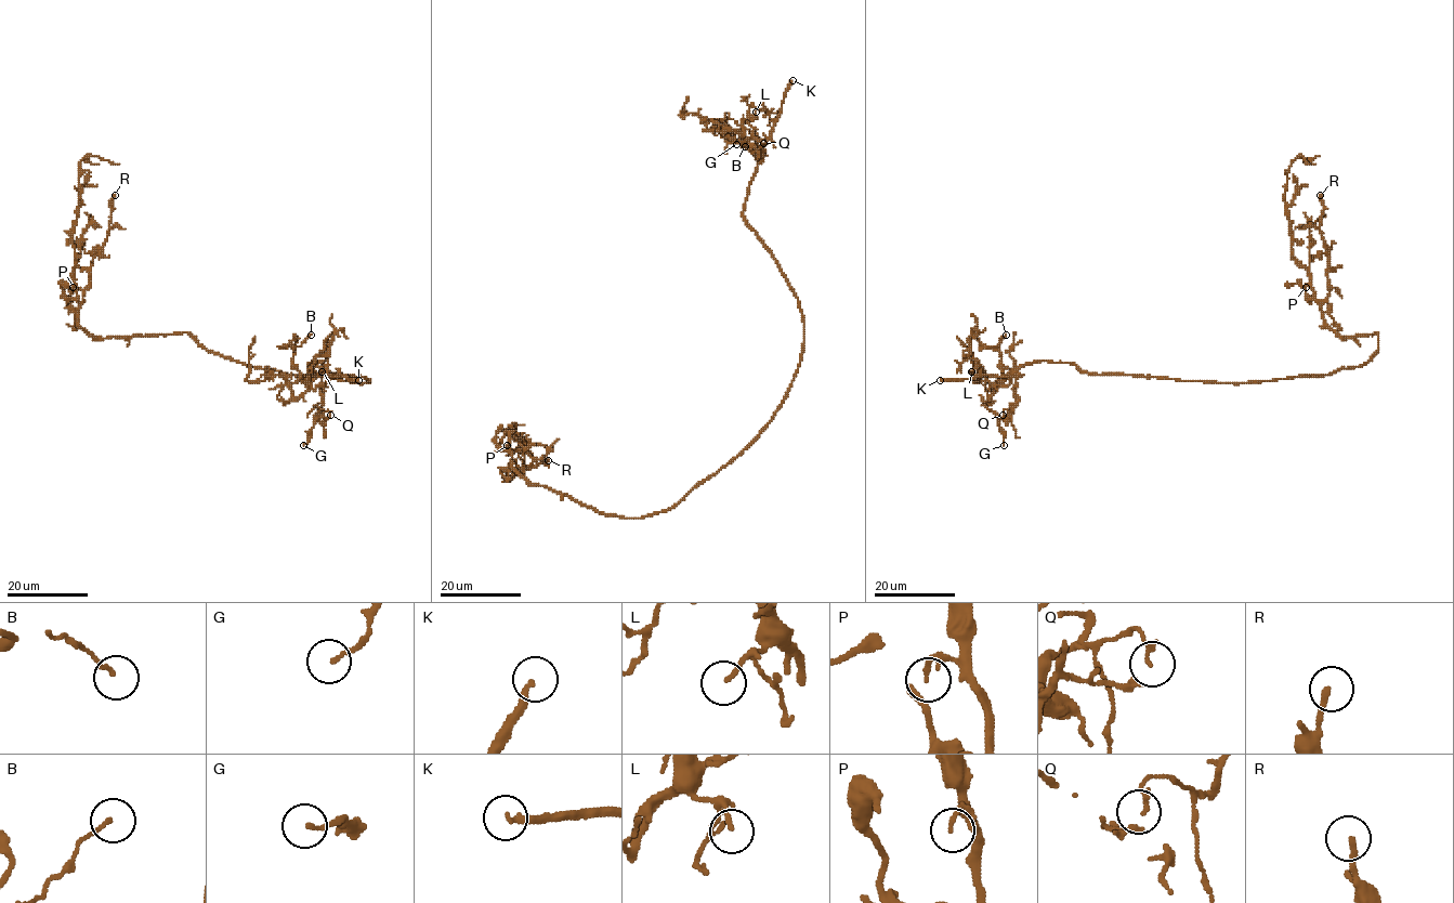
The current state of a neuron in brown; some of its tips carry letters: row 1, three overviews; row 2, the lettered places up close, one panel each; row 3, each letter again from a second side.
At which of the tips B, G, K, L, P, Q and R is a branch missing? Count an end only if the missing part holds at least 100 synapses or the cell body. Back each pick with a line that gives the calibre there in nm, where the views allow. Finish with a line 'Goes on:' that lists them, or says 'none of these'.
K: calibre 200 nm
Goes on: K

